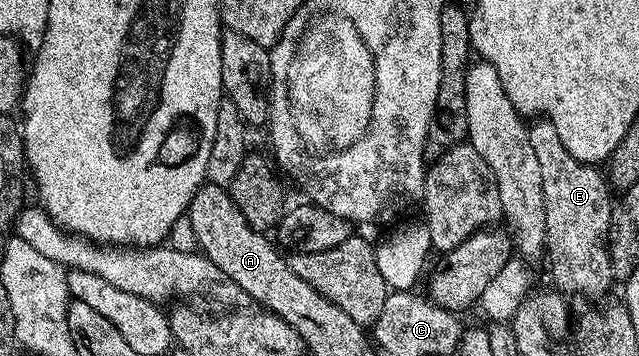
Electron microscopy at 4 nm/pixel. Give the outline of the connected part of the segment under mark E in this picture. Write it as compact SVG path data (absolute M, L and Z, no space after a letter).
M546 118L536 119L528 127L527 133L529 134L529 142L533 146L533 155L537 157L537 163L541 169L541 194L545 194L545 228L547 230L547 251L545 256L548 261L551 259L551 276L555 279L554 287L571 298L574 298L574 296L603 296L610 290L611 284L613 285L611 255L607 245L607 241L611 238L613 192L608 185L606 175L596 165L586 164L577 158L573 158L573 154L569 154L569 150L565 150L565 142L561 142L561 137L557 135L557 126L553 126L550 120Z

